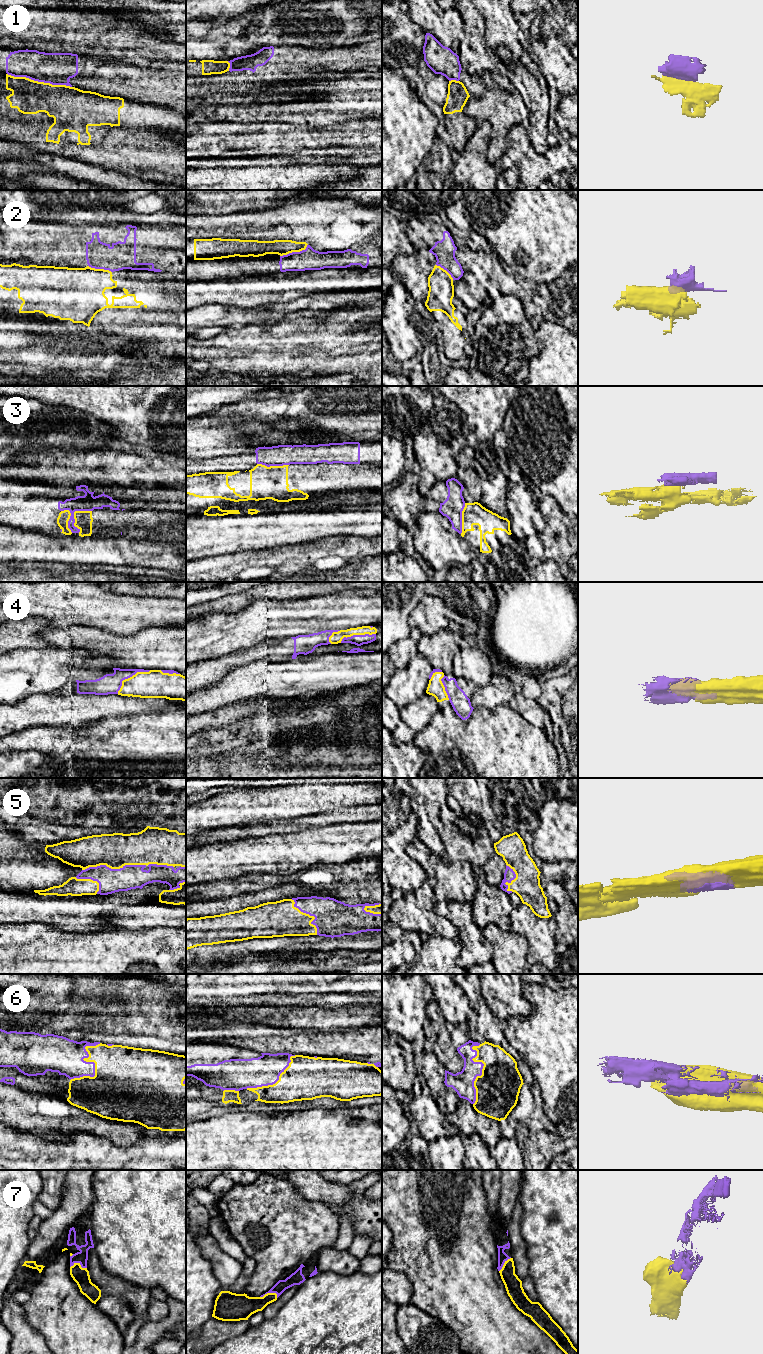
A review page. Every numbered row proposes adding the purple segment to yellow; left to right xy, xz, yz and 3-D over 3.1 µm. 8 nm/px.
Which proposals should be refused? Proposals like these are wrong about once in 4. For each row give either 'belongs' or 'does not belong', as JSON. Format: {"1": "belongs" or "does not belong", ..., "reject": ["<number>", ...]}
{"1": "does not belong", "2": "does not belong", "3": "does not belong", "4": "belongs", "5": "belongs", "6": "belongs", "7": "belongs", "reject": ["1", "2", "3"]}

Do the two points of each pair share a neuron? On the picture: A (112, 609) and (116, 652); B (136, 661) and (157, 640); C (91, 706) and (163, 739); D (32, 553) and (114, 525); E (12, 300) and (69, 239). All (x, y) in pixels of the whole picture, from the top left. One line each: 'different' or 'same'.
A: different
B: same
C: different
D: different
E: different

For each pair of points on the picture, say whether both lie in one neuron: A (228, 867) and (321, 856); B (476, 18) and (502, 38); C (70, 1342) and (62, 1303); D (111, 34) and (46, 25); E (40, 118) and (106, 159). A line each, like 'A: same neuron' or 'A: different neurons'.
A: same neuron
B: different neurons
C: same neuron
D: same neuron
E: same neuron

